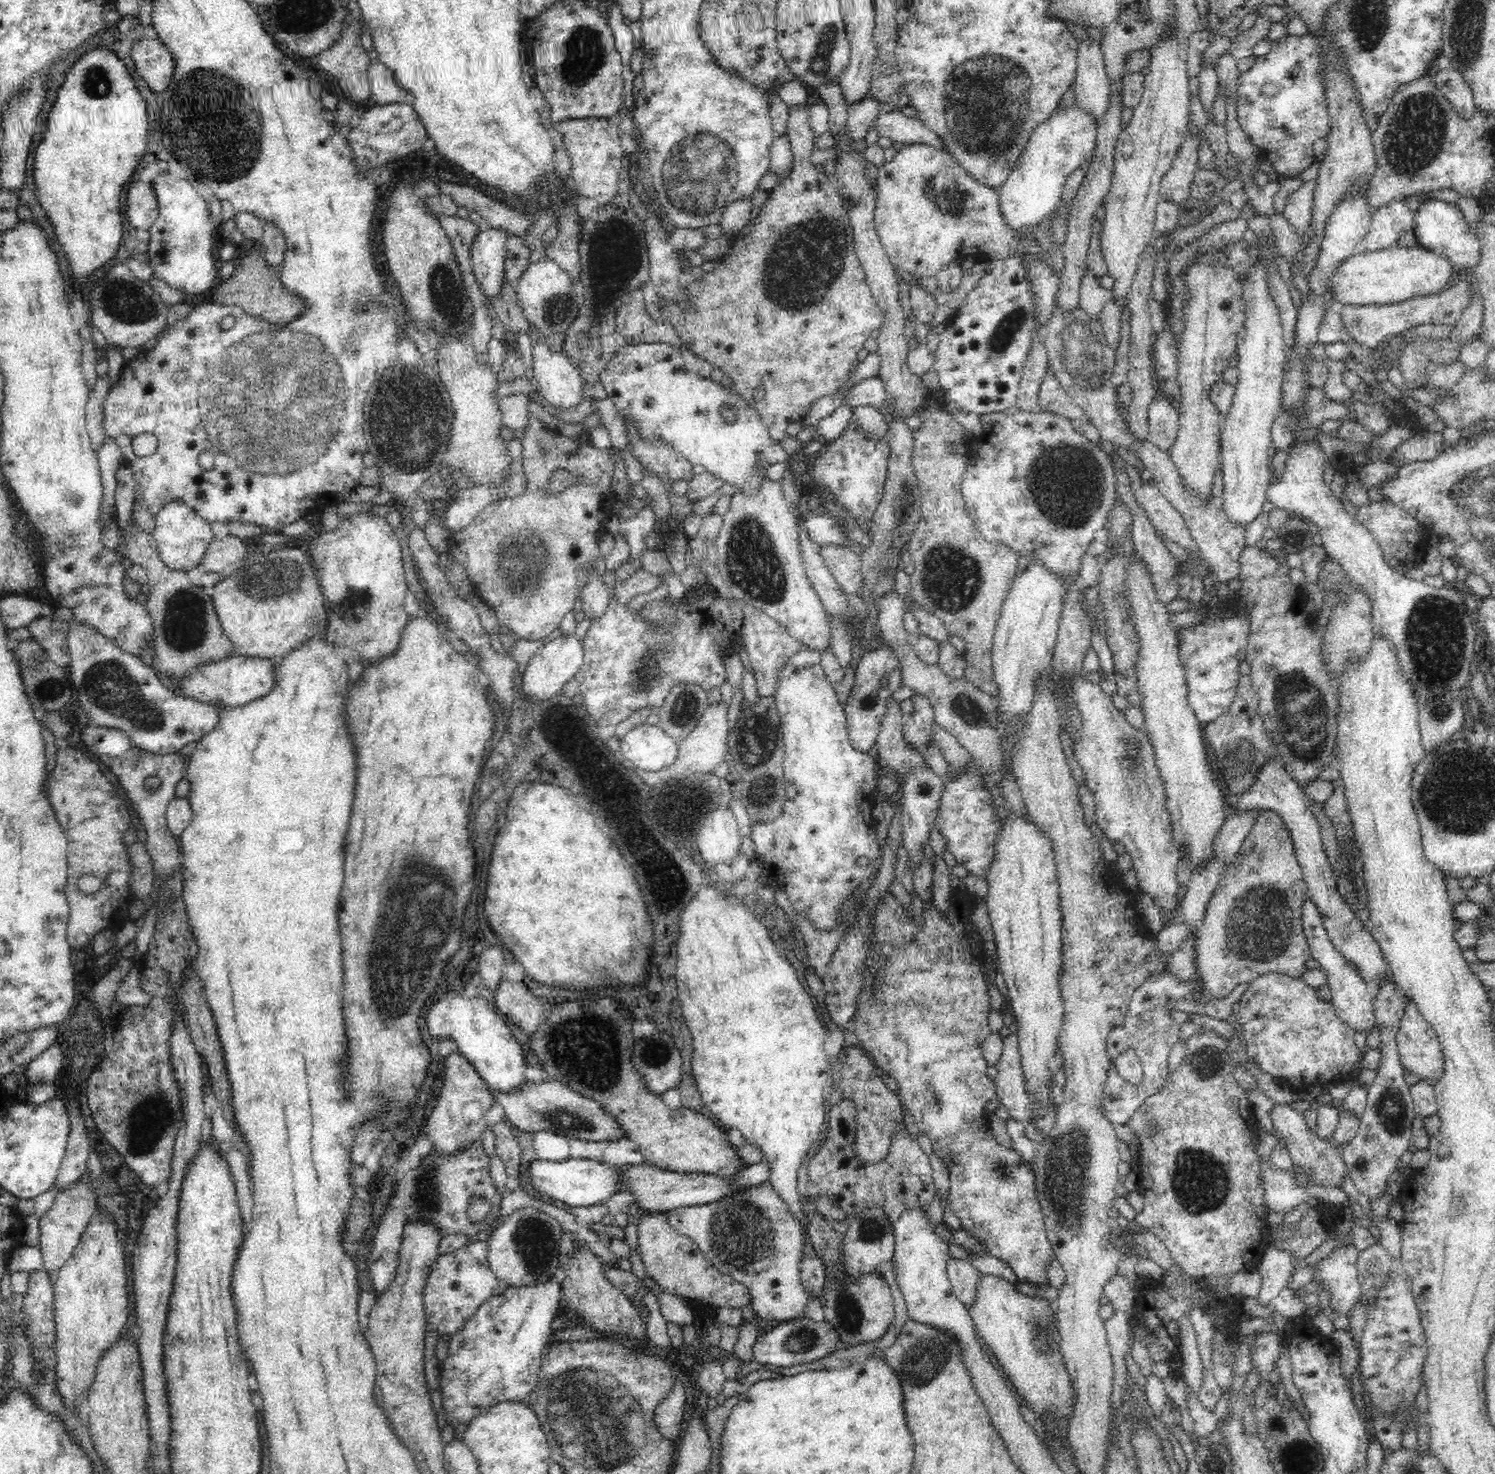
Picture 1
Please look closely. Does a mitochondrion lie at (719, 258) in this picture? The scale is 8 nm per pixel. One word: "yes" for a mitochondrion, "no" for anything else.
no

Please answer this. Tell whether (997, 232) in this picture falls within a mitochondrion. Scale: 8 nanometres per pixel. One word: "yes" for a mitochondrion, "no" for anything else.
no

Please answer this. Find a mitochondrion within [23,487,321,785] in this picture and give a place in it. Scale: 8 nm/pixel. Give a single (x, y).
(111, 684)

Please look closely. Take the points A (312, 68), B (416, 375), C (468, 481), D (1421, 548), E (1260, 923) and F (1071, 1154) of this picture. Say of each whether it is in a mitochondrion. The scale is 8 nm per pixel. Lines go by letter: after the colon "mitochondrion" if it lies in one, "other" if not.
A: other
B: mitochondrion
C: other
D: other
E: mitochondrion
F: mitochondrion

